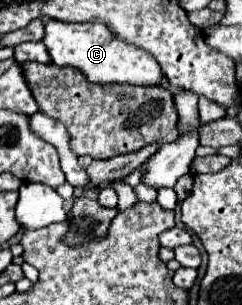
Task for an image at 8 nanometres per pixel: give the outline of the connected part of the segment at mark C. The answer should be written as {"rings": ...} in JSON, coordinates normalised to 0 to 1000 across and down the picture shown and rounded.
{"rings":[[[198,66],[174,125],[207,190],[240,216],[306,216],[355,243],[372,269],[529,269],[529,275],[661,275],[669,236],[628,177],[587,157],[488,131],[438,85],[372,72],[240,72]]]}

